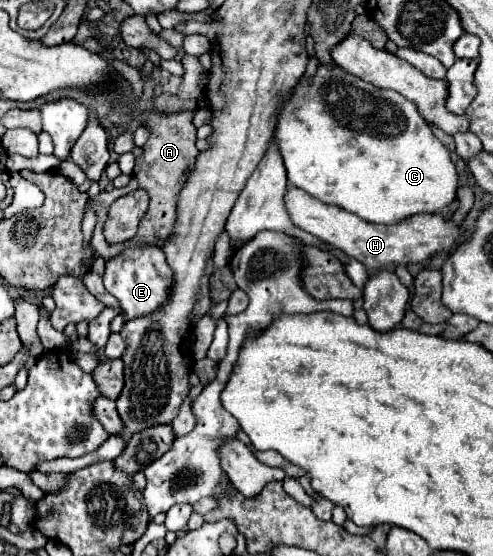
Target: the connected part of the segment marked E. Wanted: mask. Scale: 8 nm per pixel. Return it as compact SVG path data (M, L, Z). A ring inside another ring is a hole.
M128 248L122 256L106 262L104 286L120 302L126 320L148 316L170 298L174 274L166 264L166 256L158 248Z

